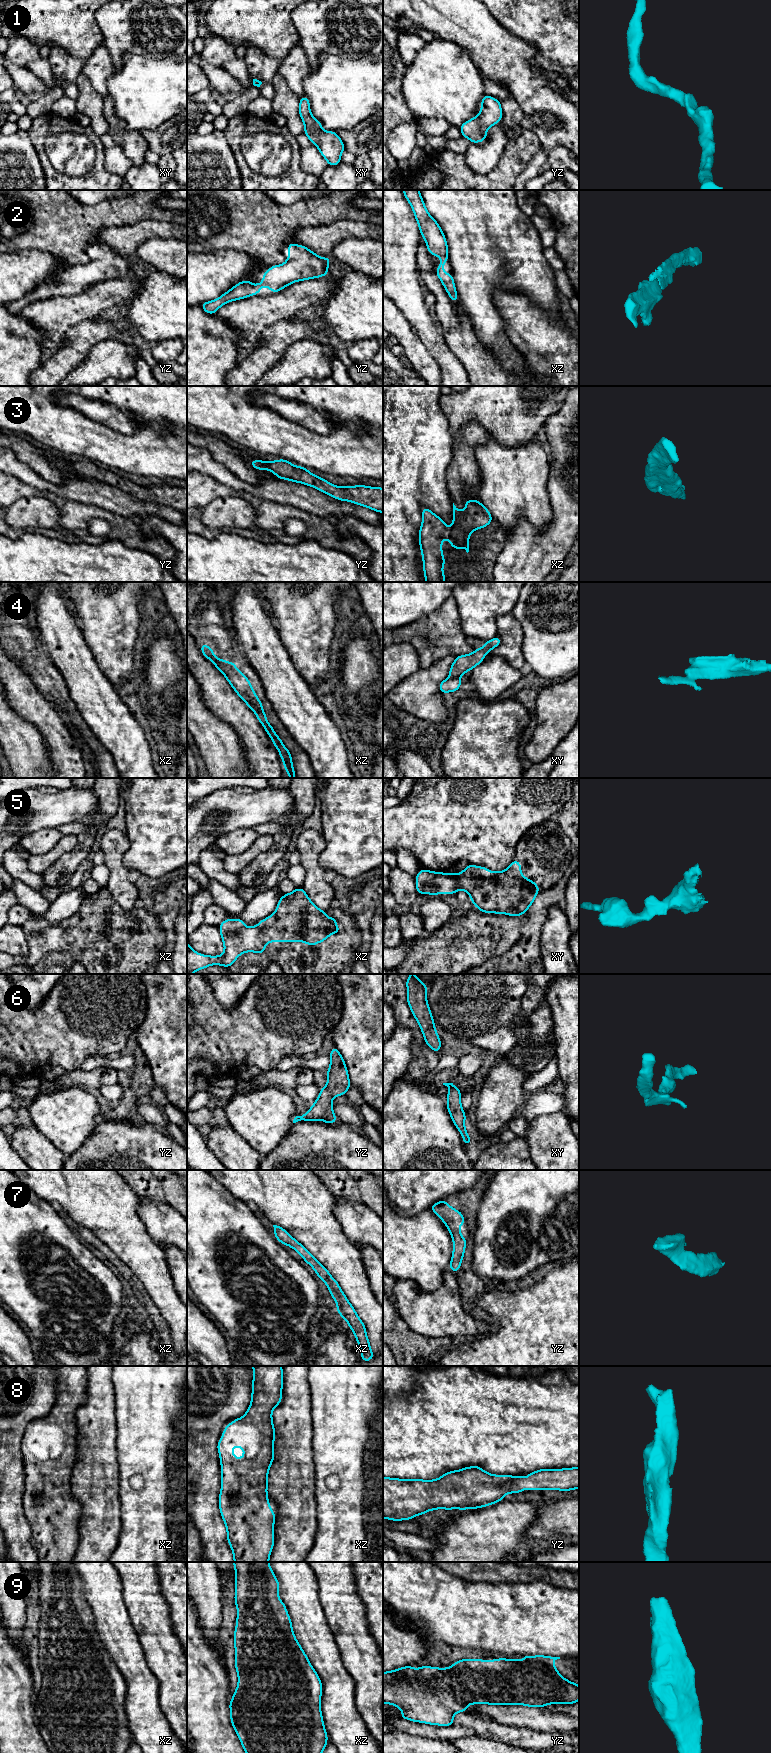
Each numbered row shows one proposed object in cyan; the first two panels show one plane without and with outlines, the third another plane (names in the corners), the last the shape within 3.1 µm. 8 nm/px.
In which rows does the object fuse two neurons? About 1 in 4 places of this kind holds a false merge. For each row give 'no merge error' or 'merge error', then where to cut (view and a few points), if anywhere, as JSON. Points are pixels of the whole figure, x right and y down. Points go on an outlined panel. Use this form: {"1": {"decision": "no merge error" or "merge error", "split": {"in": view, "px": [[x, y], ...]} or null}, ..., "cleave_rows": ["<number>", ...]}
{"1": {"decision": "no merge error", "split": null}, "2": {"decision": "no merge error", "split": null}, "3": {"decision": "no merge error", "split": null}, "4": {"decision": "merge error", "split": {"in": "xy", "px": [[450, 675], [458, 678]]}}, "5": {"decision": "no merge error", "split": null}, "6": {"decision": "no merge error", "split": null}, "7": {"decision": "no merge error", "split": null}, "8": {"decision": "no merge error", "split": null}, "9": {"decision": "no merge error", "split": null}, "cleave_rows": ["4"]}

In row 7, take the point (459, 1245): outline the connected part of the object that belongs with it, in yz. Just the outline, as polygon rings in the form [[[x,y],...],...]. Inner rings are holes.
[[[445,1200],[433,1204],[429,1209],[444,1222],[451,1234],[453,1240],[453,1253],[449,1269],[453,1272],[457,1272],[460,1269],[464,1257],[467,1241],[460,1233],[459,1227],[466,1223],[466,1220],[459,1210],[452,1208]]]

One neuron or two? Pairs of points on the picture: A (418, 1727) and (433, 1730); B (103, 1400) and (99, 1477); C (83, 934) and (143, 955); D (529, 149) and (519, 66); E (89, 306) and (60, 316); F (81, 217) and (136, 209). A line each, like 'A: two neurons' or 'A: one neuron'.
A: one neuron
B: one neuron
C: one neuron
D: two neurons
E: one neuron
F: one neuron

